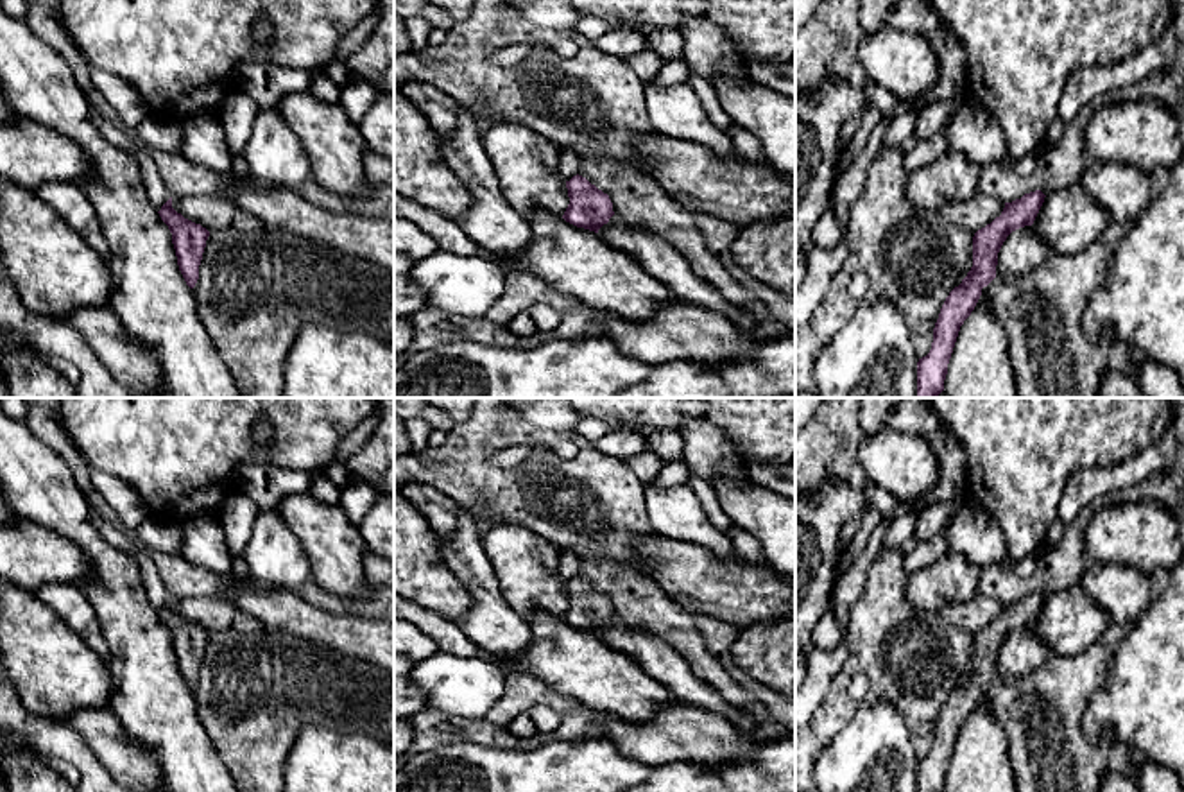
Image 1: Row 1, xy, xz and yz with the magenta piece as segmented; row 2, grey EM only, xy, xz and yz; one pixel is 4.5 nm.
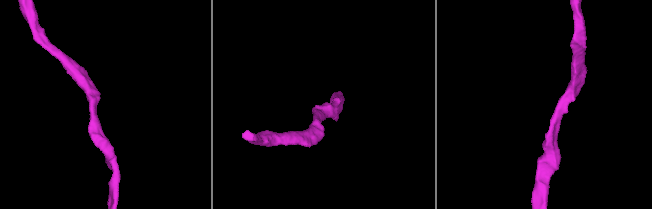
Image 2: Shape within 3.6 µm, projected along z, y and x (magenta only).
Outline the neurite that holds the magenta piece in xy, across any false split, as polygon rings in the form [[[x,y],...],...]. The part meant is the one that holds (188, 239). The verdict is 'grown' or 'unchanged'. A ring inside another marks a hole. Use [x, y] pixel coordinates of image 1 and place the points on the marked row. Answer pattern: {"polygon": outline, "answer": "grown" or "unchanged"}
{"polygon": [[[172,197],[161,206],[158,213],[172,233],[179,271],[186,285],[193,288],[199,280],[199,265],[210,231],[177,213],[172,208]]], "answer": "unchanged"}

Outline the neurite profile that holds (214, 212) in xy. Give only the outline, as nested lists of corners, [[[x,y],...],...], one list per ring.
[[[222,194],[172,197],[172,208],[184,219],[201,224],[208,231],[263,231],[263,224],[258,220],[258,217],[238,208]]]

